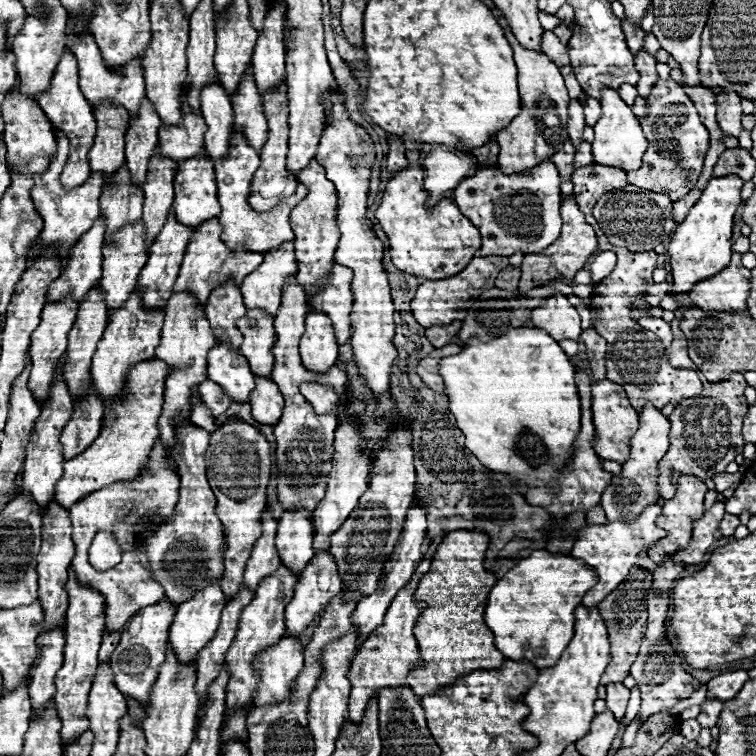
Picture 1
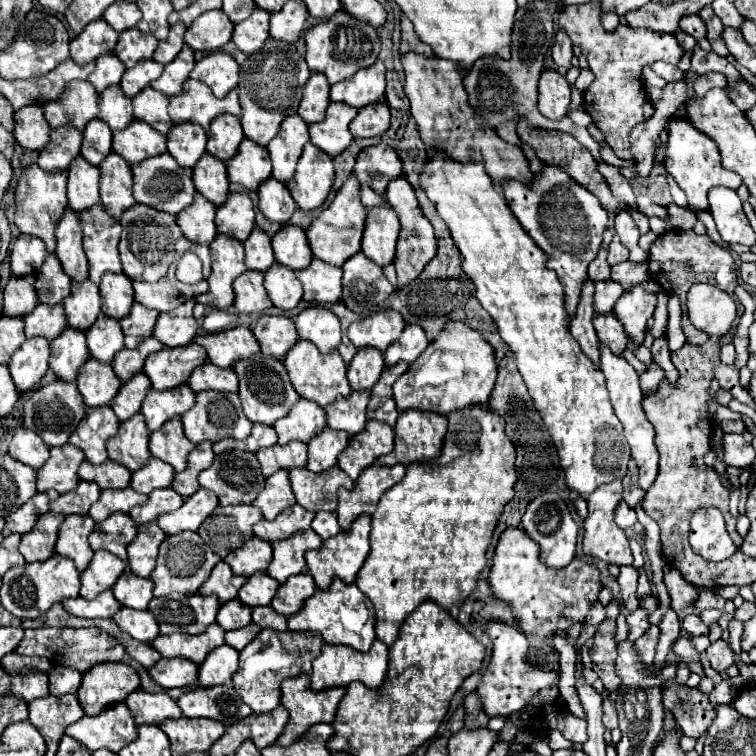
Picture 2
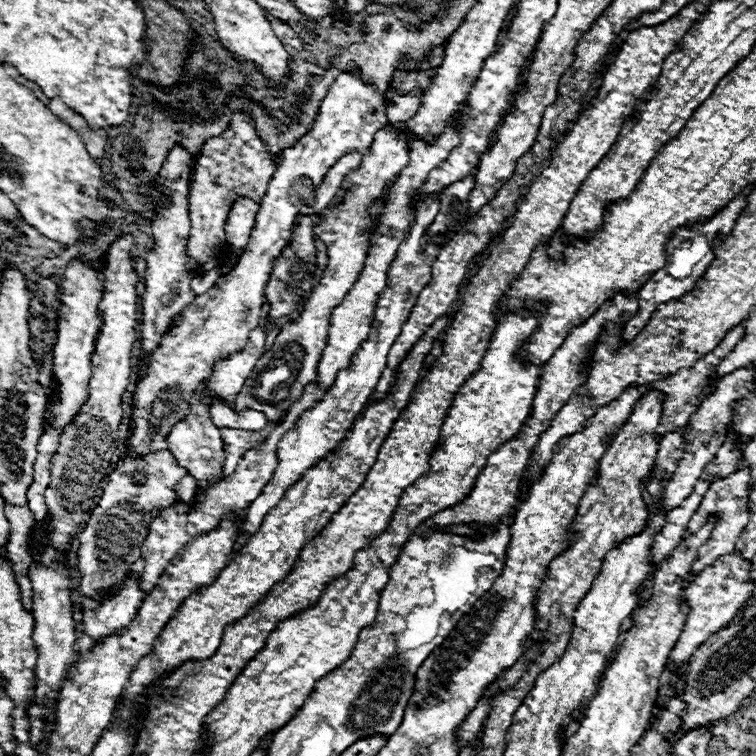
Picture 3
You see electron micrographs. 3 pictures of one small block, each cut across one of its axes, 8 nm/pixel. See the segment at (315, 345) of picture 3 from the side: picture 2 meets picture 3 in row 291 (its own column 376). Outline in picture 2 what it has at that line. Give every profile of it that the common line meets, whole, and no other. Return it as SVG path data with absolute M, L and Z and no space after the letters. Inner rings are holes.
M382 310L364 318L362 322L354 322L348 328L348 338L358 350L376 348L386 352L386 348L400 338L404 326L406 324L396 310Z

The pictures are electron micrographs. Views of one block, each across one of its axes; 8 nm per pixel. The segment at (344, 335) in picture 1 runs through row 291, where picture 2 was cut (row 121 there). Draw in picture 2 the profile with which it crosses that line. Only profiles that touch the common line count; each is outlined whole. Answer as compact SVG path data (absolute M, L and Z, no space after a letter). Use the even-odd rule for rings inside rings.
M332 102L328 106L328 116L322 122L310 124L312 144L316 144L316 148L326 152L330 158L342 154L354 140L348 130L348 124L356 116L356 112L356 108L344 102Z

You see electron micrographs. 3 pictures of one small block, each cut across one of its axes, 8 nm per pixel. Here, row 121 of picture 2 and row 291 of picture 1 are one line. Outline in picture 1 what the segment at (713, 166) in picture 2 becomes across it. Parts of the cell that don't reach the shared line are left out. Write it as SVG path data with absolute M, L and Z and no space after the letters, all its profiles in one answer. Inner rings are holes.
M728 174L722 178L710 178L706 188L702 190L698 202L690 208L686 220L676 226L676 232L670 238L668 256L674 278L672 294L686 294L690 288L704 280L706 276L714 276L724 270L730 262L730 246L732 246L732 220L734 212L740 204L742 180L736 174Z

